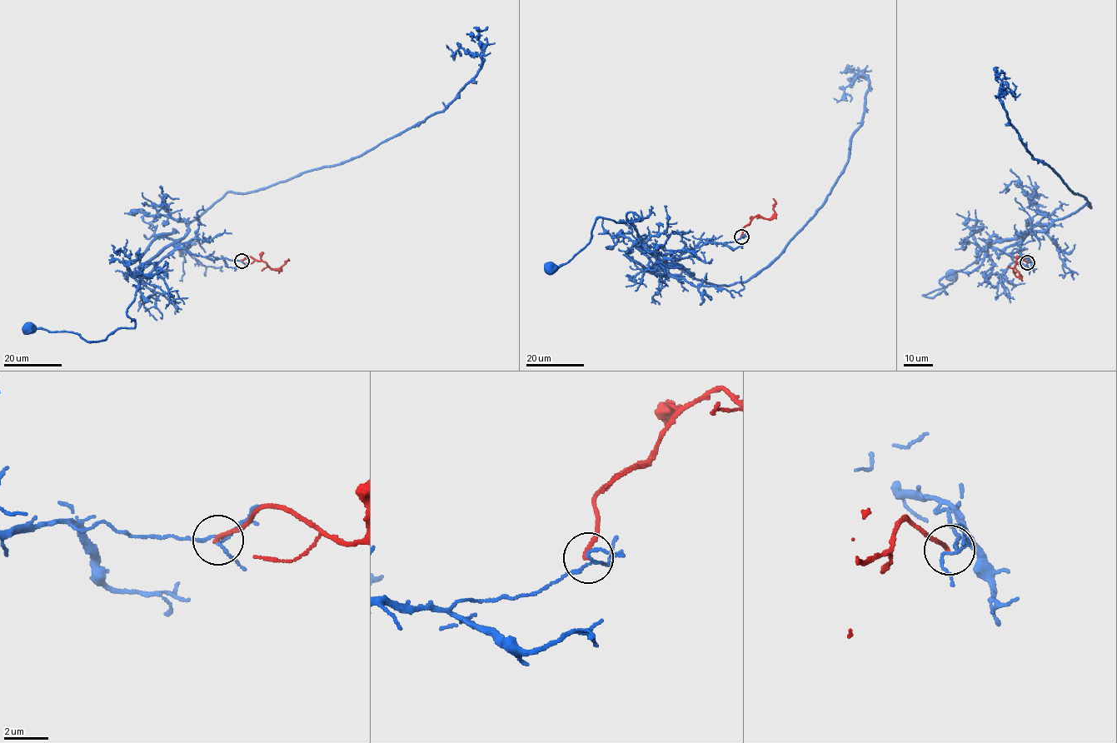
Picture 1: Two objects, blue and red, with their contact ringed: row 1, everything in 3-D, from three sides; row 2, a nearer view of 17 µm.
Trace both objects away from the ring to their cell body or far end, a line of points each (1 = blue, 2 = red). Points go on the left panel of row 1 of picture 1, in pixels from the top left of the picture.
1: (241, 261), (182, 248), (164, 256), (147, 276), (133, 274), (135, 326), (105, 339), (29, 327)
2: (241, 260), (251, 256), (271, 268), (281, 270), (288, 258)

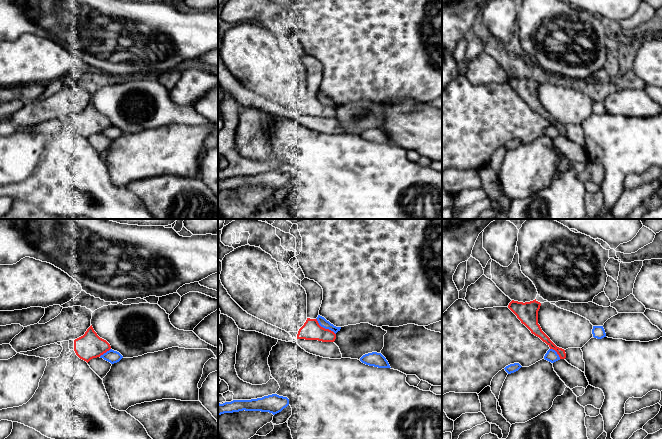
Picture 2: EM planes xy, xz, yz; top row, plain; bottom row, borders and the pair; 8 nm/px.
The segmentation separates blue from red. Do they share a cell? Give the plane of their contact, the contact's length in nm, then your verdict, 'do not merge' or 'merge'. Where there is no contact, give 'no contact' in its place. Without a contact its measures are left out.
xz | 200 nm | do not merge

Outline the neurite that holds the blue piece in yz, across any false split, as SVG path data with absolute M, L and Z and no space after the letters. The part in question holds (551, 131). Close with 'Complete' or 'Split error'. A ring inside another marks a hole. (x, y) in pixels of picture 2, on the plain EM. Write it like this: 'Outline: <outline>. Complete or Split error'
Outline: M549 125L547 127L547 129L545 130L544 135L551 139L554 139L554 138L560 136L560 133L555 126Z. Complete

